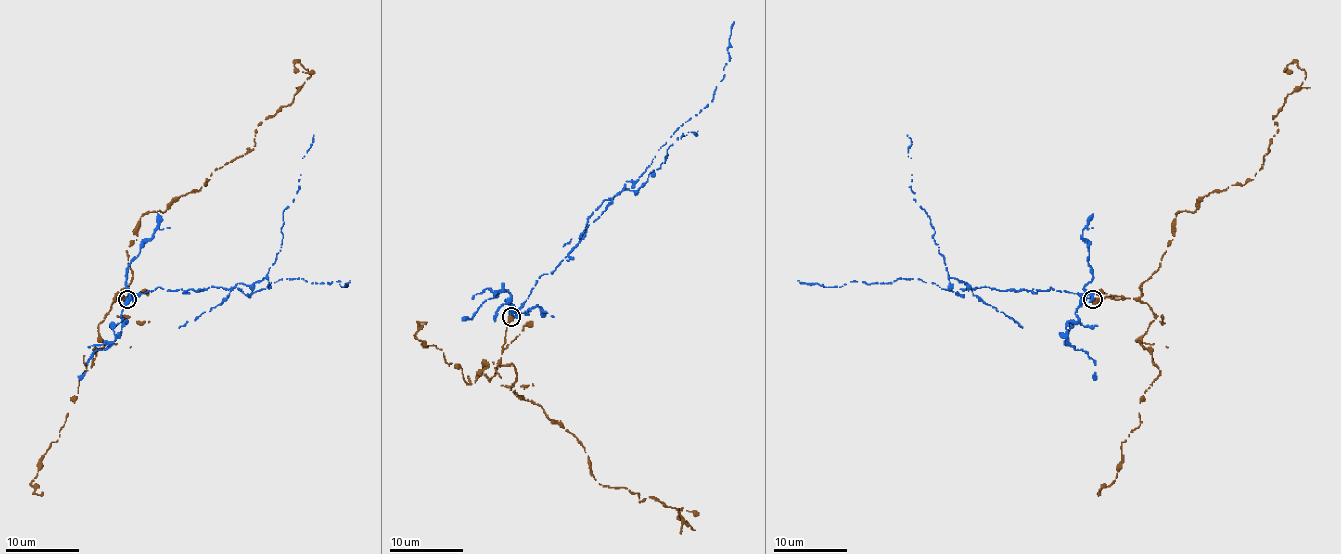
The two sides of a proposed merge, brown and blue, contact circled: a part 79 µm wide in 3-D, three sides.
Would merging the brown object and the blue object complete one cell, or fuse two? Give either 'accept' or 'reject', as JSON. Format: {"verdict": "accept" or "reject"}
{"verdict": "reject"}

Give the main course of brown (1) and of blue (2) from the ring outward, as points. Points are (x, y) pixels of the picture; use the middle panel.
1: (510, 316), (511, 390), (576, 438), (593, 477), (691, 529), (678, 511), (699, 514)
2: (511, 316), (580, 240), (591, 214), (714, 99), (734, 21)

